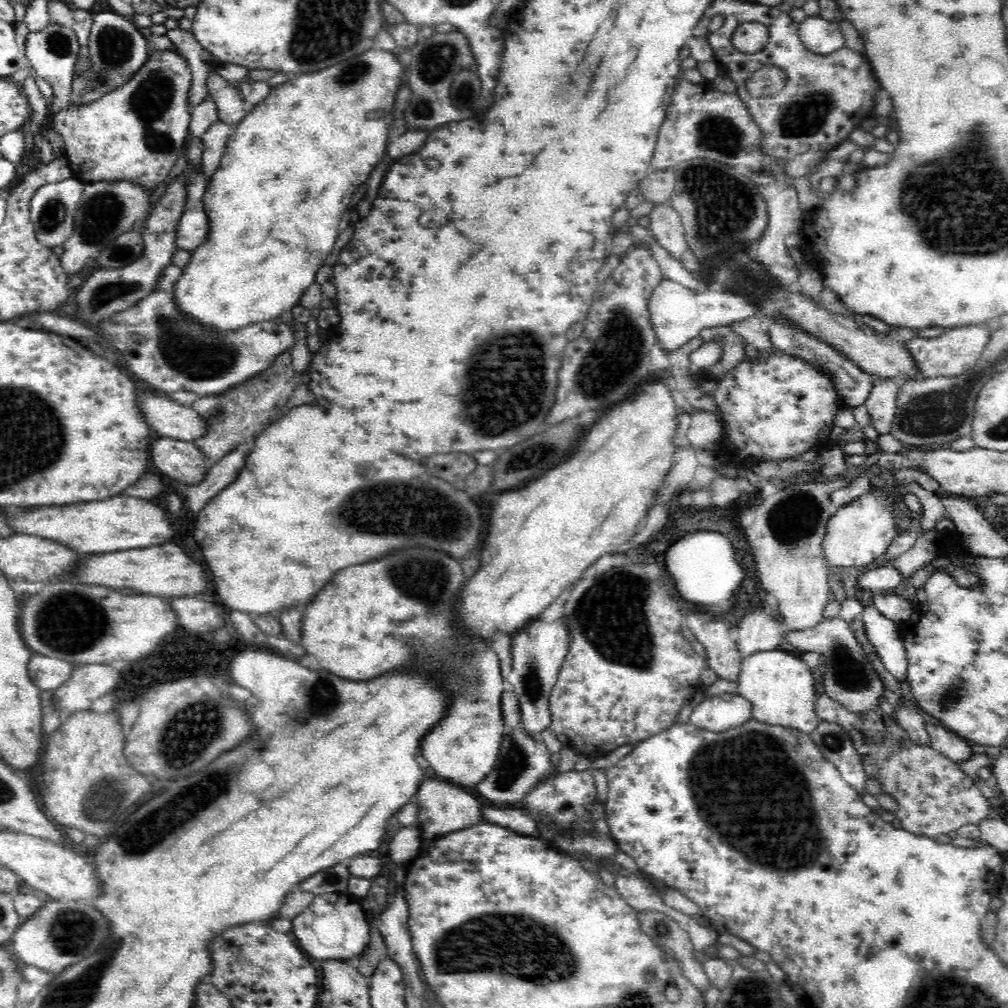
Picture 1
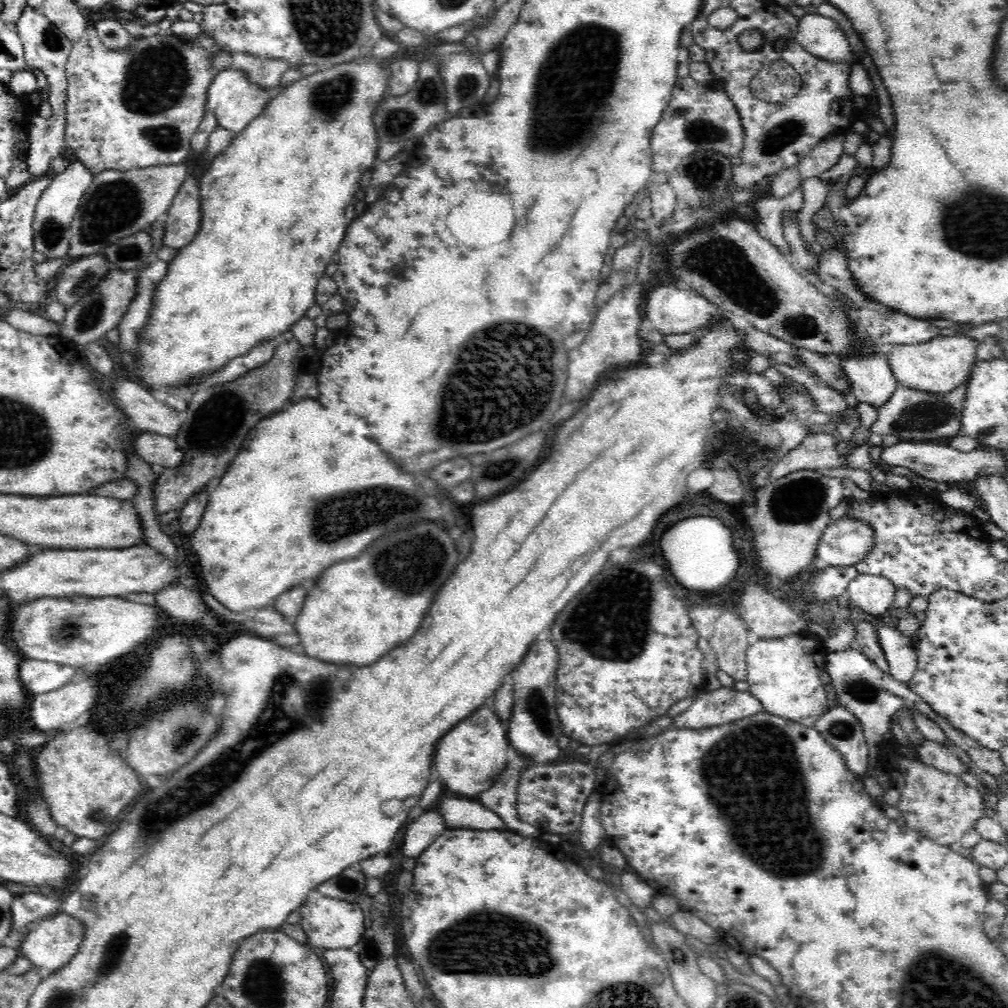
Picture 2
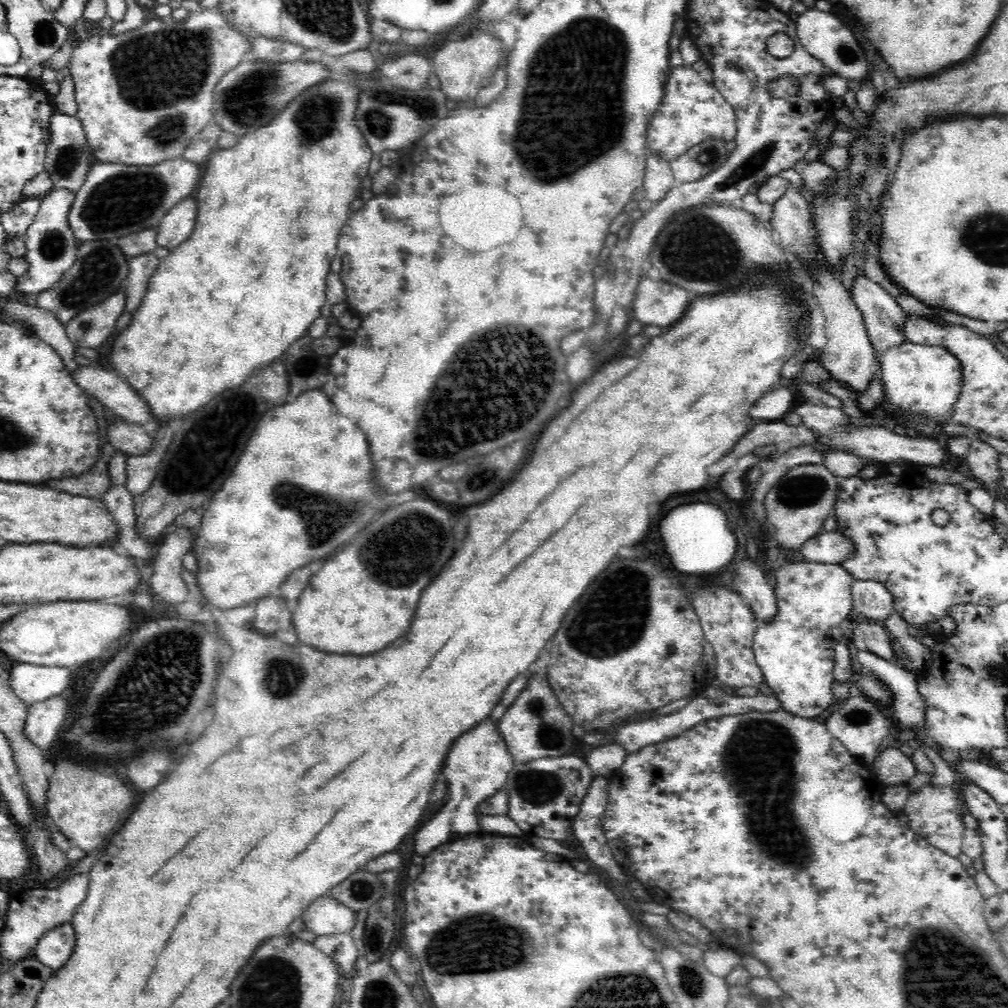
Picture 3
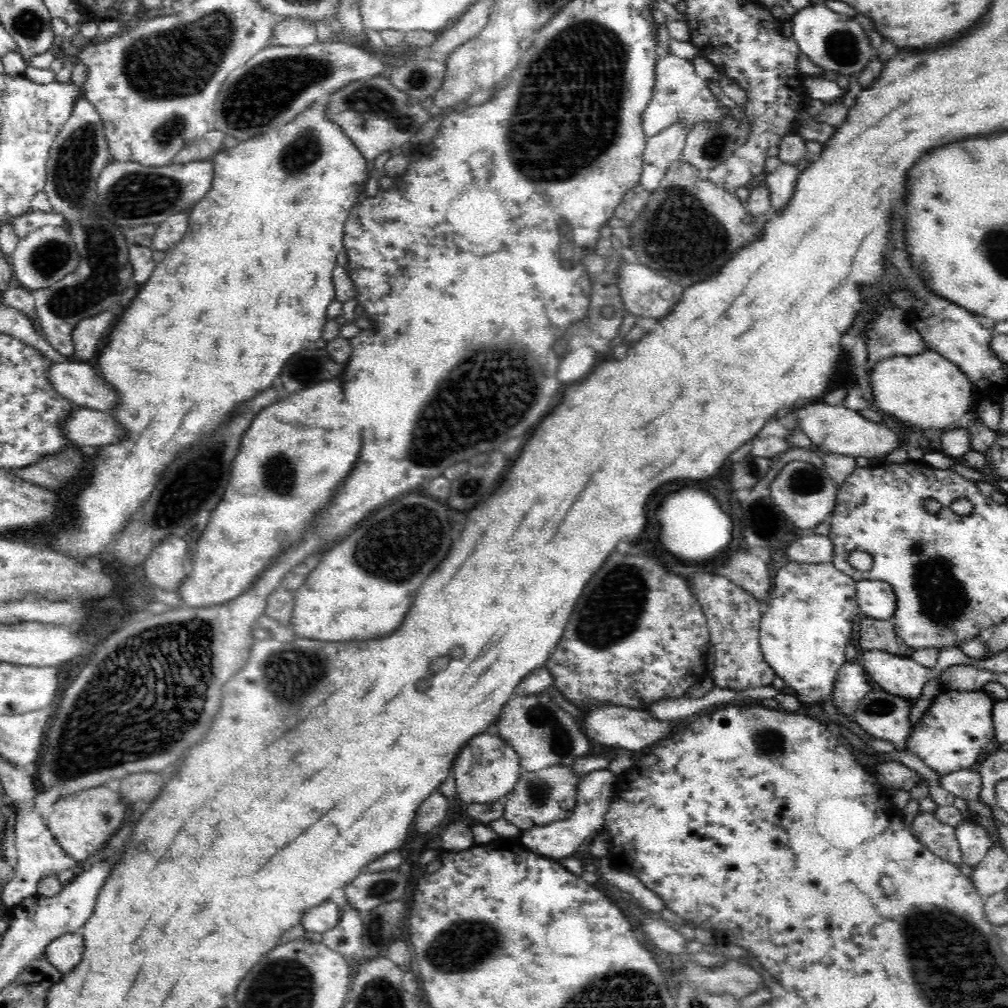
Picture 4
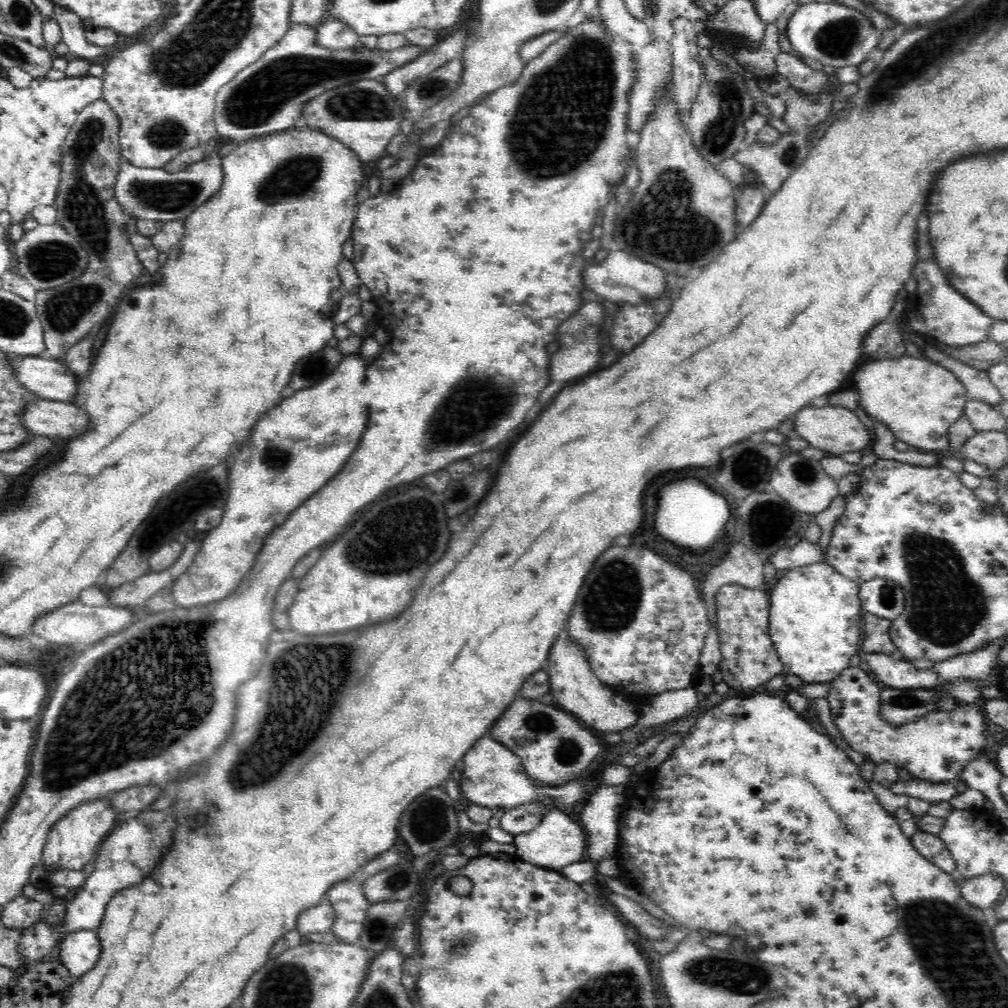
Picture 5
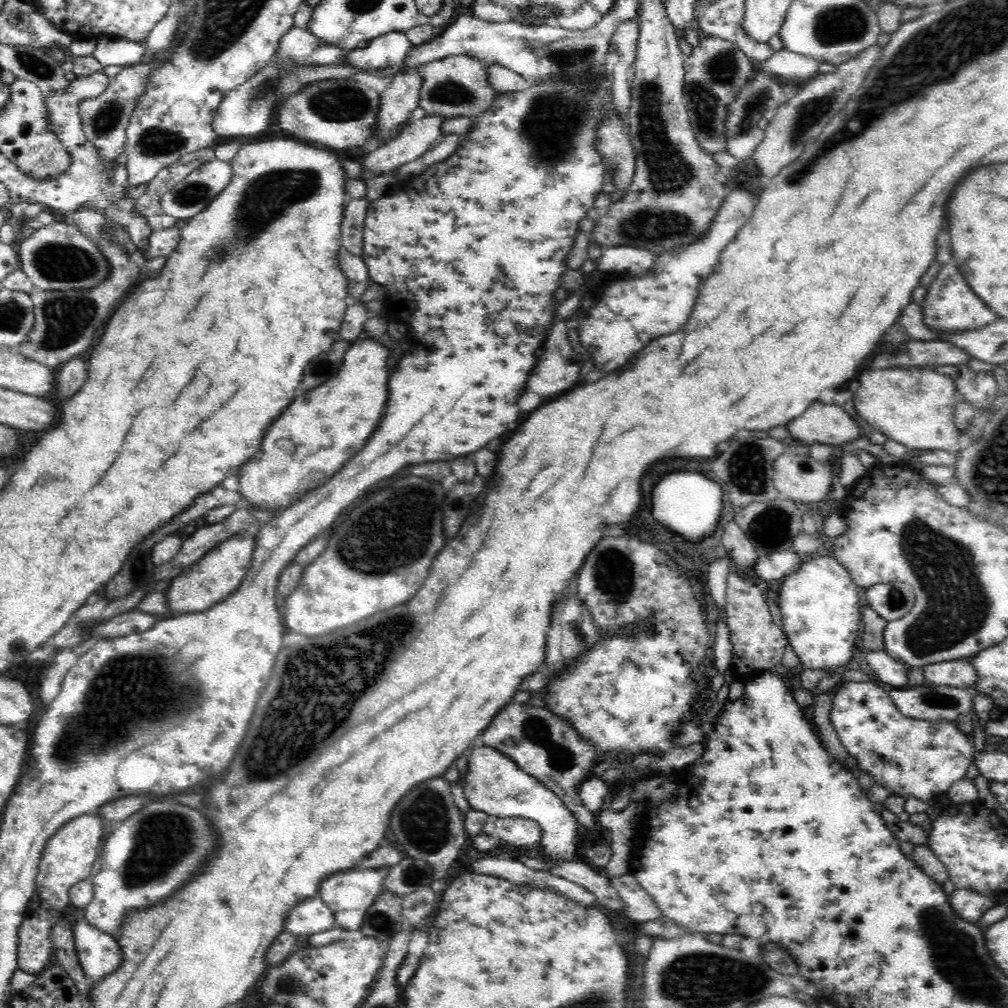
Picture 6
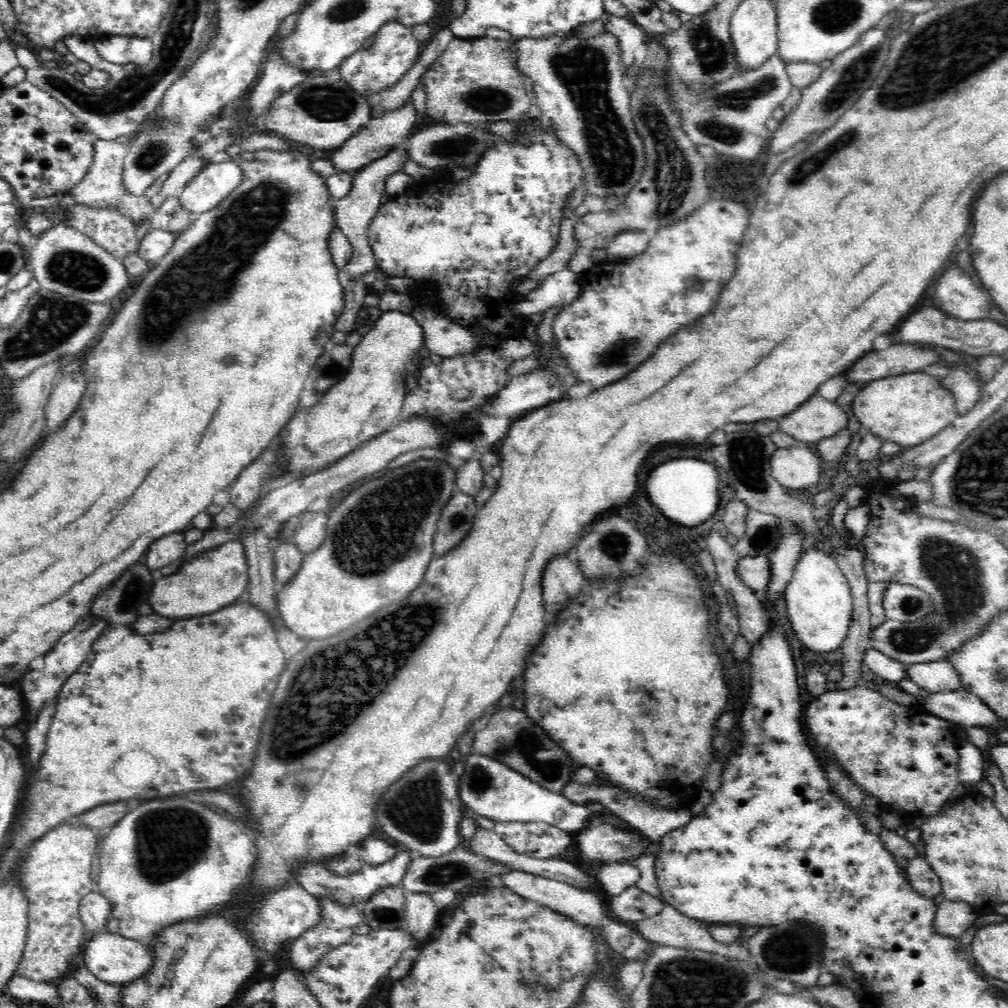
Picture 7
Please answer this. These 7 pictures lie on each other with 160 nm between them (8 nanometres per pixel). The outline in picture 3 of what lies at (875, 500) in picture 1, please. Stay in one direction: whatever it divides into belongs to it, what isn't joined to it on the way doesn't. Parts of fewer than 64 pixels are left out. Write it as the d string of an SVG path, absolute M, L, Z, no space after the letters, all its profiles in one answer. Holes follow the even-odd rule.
M837 531L815 534L798 551L798 558L808 562L838 565L854 552L854 543Z

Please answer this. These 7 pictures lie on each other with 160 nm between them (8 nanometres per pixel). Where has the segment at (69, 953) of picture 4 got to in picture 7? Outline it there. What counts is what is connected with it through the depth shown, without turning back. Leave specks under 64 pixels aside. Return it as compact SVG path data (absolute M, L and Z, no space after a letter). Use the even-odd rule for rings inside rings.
M108 931L94 934L88 938L82 950L82 962L87 969L102 982L107 985L122 985L132 982L134 978L142 978L150 972L150 966L154 964L152 947L131 938L124 938L119 934L112 934Z

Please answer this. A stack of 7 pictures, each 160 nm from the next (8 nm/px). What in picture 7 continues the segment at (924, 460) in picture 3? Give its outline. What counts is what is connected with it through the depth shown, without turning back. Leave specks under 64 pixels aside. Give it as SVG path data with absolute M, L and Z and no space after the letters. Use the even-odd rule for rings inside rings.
M814 393L793 413L777 419L779 428L797 442L817 444L823 438L846 429L848 415L834 400Z

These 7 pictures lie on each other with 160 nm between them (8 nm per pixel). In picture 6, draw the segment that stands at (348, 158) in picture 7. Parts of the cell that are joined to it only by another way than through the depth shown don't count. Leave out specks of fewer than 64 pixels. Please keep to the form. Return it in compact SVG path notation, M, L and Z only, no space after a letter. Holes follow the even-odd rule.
M416 70L394 76L388 88L381 94L375 136L384 140L392 130L405 125L412 112L419 108L422 77Z

